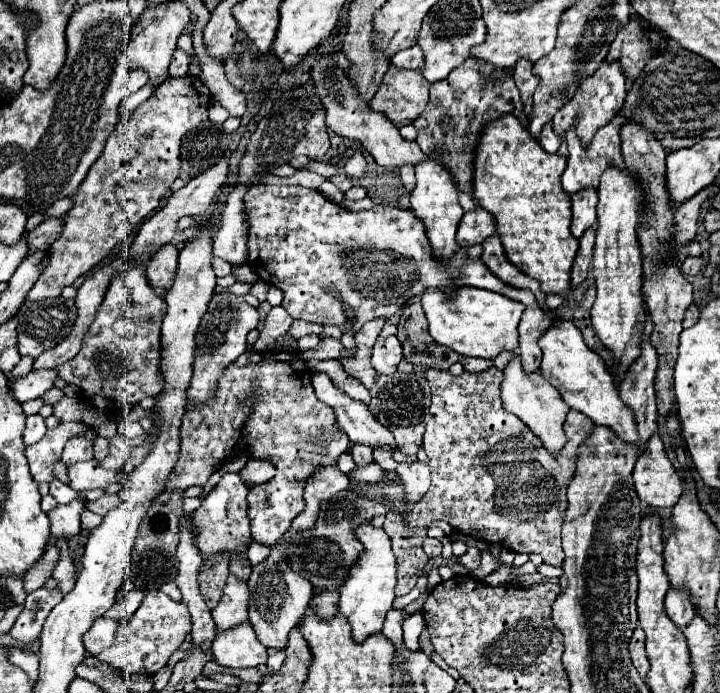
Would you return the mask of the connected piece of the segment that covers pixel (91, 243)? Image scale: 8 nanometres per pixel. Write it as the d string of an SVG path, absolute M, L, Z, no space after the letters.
M168 77L128 121L116 125L106 141L104 153L90 167L78 193L72 197L72 209L62 217L62 233L50 247L50 263L30 289L28 299L58 297L64 287L98 265L158 207L178 177L180 141L190 129L208 119L208 105L210 91L198 77Z

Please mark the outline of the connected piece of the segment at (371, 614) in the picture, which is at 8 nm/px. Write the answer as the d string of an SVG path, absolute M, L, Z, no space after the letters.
M364 521L362 525L358 525L354 529L354 535L356 539L362 543L362 555L356 559L354 567L350 569L344 585L340 587L340 613L346 615L346 619L350 621L352 625L352 637L356 641L364 641L368 635L372 633L378 633L382 631L382 623L384 623L384 617L386 613L392 609L392 601L394 601L394 587L396 587L396 557L392 553L392 547L390 547L390 537L386 535L384 529L378 529L378 527L372 527L372 521Z

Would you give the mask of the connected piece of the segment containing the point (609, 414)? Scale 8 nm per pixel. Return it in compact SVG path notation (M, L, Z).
M560 321L558 325L550 327L540 337L538 343L544 353L540 373L550 385L554 385L560 391L562 399L570 405L570 409L582 411L596 425L610 427L620 437L620 441L628 445L638 445L640 435L636 431L636 419L634 419L632 409L620 399L618 389L614 385L614 377L606 369L602 357L598 357L598 353L586 347L578 327L572 321Z

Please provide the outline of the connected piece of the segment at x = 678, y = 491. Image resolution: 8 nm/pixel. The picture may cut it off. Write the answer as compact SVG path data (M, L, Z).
M658 435L650 437L634 467L634 487L640 501L652 507L674 507L682 495L682 481L664 453Z

